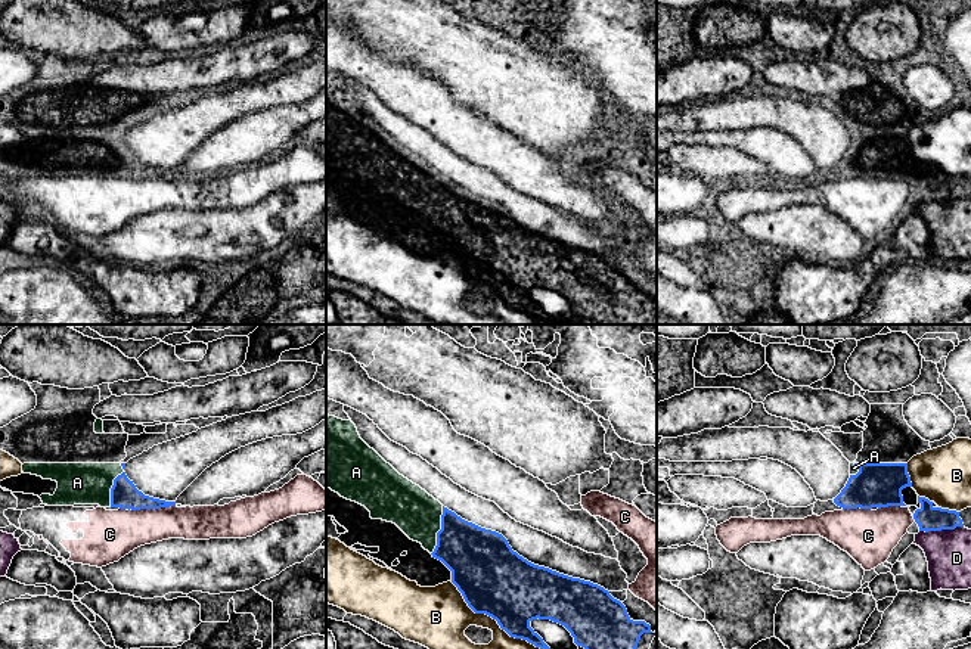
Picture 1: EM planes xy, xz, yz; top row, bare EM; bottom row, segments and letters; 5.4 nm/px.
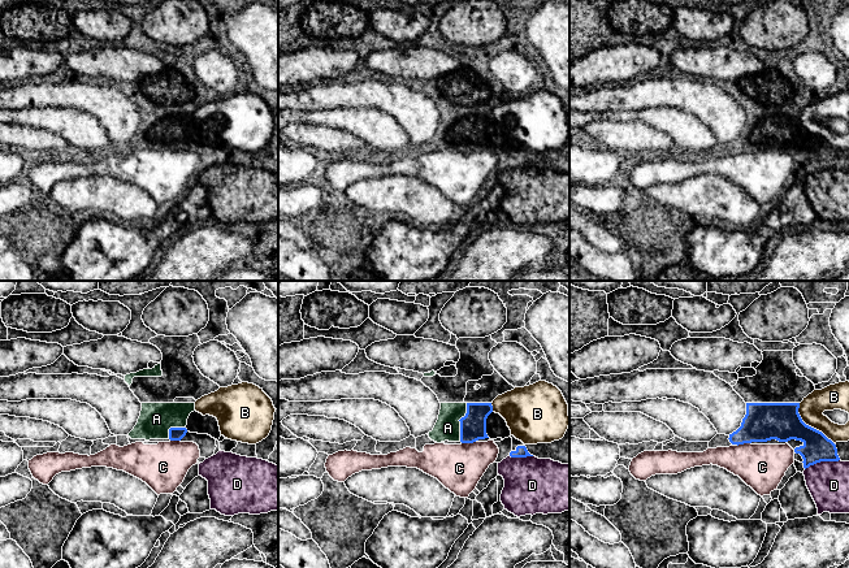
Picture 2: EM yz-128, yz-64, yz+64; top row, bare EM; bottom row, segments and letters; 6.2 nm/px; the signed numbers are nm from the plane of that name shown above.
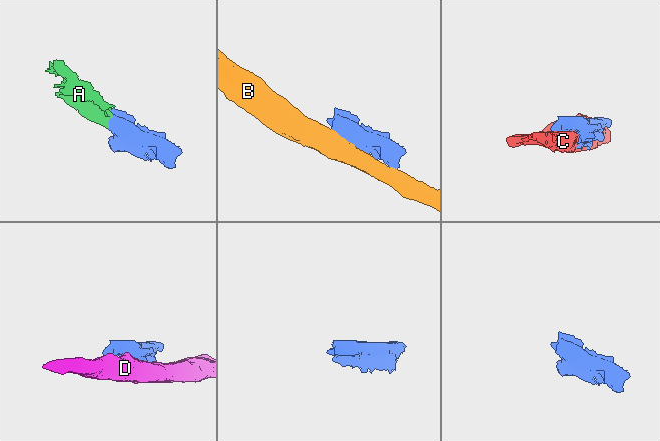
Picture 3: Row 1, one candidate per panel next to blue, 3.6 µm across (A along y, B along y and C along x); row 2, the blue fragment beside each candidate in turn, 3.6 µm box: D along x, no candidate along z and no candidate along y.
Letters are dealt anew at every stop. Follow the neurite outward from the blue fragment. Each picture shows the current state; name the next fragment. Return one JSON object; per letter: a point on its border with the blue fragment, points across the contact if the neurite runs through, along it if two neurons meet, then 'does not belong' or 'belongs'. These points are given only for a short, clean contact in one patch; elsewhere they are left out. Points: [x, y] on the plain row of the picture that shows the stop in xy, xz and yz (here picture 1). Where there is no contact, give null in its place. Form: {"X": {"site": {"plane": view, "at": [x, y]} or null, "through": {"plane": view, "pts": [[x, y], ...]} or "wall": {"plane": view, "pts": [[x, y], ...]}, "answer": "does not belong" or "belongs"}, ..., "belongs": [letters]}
{"A": {"site": {"plane": "xz", "at": [440, 199]}, "through": {"plane": "xz", "pts": [[477, 226], [440, 199], [412, 179]]}, "answer": "belongs"}, "B": {"site": {"plane": "xz", "at": [498, 292]}, "answer": "does not belong"}, "C": {"site": {"plane": "xy", "at": [151, 177]}, "answer": "does not belong"}, "D": {"site": {"plane": "yz", "at": [940, 199]}, "answer": "does not belong"}, "belongs": ["A"]}

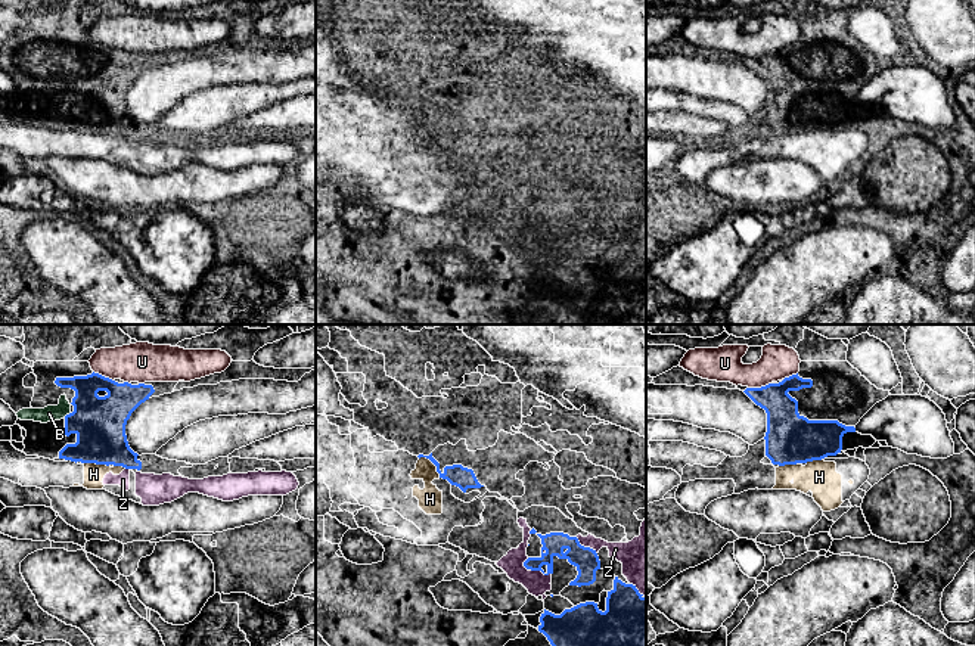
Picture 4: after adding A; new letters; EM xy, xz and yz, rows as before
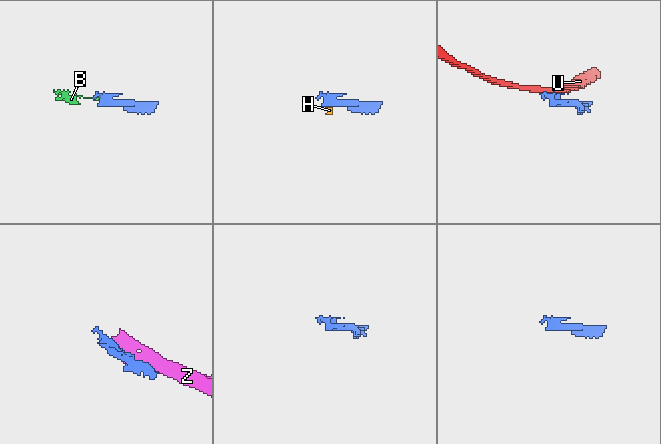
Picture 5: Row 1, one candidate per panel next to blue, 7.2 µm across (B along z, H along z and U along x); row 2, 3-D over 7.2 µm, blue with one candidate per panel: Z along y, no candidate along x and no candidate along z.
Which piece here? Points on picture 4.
{"B": {"site": {"plane": "xy", "at": [67, 84]}, "answer": "belongs"}, "H": {"site": {"plane": "xz", "at": [434, 133]}, "wall": {"plane": "xz", "pts": [[421, 126], [425, 126], [435, 136], [440, 146]]}, "answer": "does not belong"}, "U": {"site": {"plane": "yz", "at": [758, 58]}, "answer": "does not belong"}, "Z": {"site": {"plane": "xz", "at": [586, 217]}, "answer": "does not belong"}, "belongs": ["B"]}

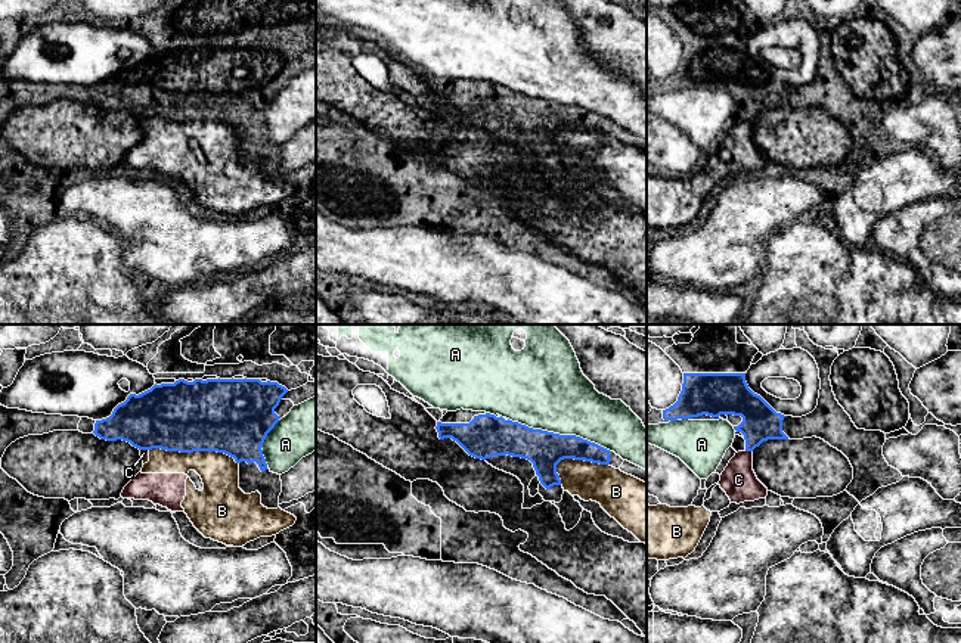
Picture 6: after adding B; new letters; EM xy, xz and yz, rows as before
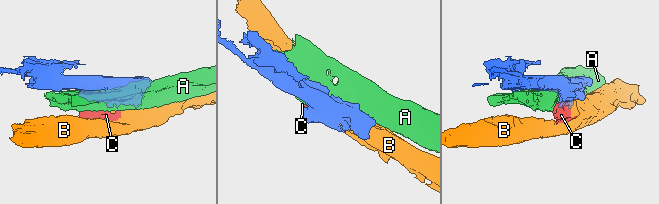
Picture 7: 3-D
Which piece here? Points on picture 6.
{"A": {"site": {"plane": "xz", "at": [558, 103]}, "answer": "does not belong"}, "B": {"site": {"plane": "xy", "at": [194, 120]}, "answer": "does not belong"}, "C": {"site": {"plane": "yz", "at": [749, 120]}, "wall": {"plane": "yz", "pts": [[746, 120], [752, 121]]}, "answer": "does not belong"}, "belongs": []}

